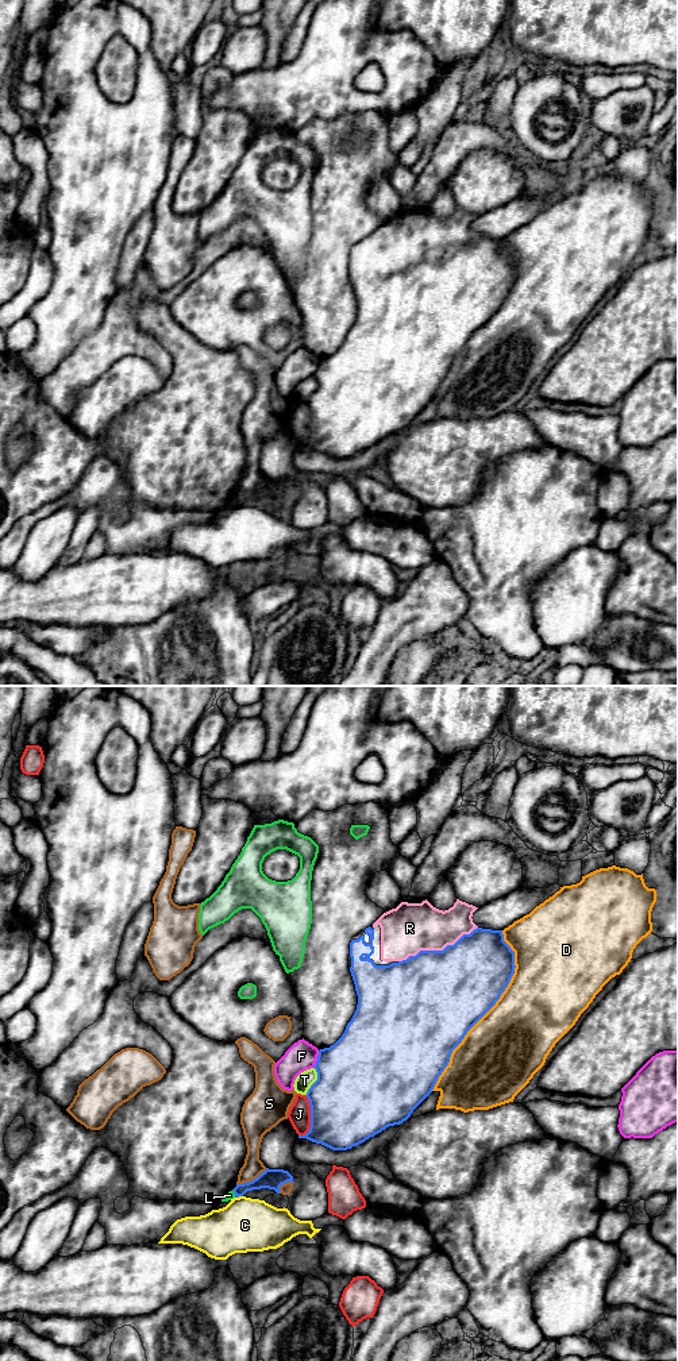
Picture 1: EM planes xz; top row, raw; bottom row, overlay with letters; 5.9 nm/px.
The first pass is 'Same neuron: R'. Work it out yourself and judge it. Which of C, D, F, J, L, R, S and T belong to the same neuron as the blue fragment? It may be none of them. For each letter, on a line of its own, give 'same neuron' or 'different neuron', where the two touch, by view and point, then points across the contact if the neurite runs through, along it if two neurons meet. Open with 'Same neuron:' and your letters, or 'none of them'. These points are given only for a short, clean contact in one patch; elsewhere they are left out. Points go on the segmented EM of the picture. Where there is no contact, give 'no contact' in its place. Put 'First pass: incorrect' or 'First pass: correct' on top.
First pass: correct
Same neuron: R
C: different neuron | xz (238, 1196) | along xz (242, 1195), (235, 1198)
D: different neuron | xz (489, 1009)
F: different neuron | xz (318, 1059)
J: different neuron | xz (311, 1118)
L: different neuron | xz (234, 1192) | along xz (232, 1190), (235, 1196)
R: same neuron | xz (438, 951)
S: different neuron | xz (253, 1180)
T: different neuron | xz (316, 1080)

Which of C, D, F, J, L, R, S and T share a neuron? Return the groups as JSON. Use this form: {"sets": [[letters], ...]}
{"sets": [["C"], ["D"], ["F"], ["J"], ["L"], ["R"], ["S"], ["T"]]}

